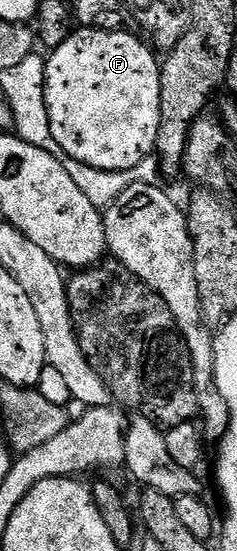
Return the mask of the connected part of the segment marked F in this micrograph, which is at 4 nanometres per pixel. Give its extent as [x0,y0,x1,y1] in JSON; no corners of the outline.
[45,29,161,171]

